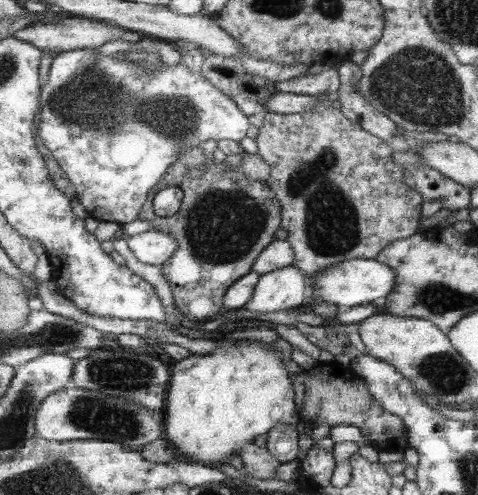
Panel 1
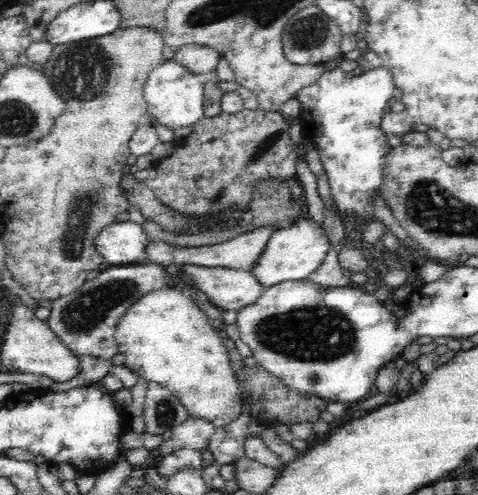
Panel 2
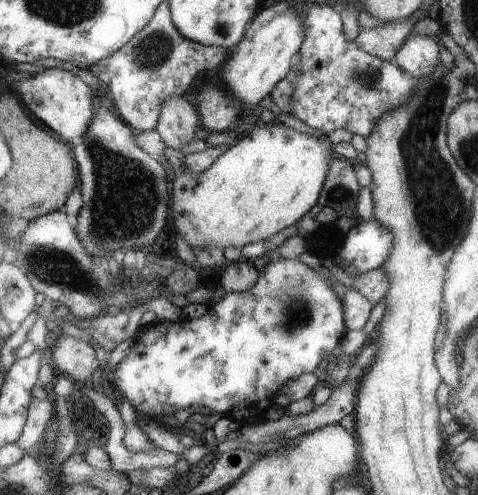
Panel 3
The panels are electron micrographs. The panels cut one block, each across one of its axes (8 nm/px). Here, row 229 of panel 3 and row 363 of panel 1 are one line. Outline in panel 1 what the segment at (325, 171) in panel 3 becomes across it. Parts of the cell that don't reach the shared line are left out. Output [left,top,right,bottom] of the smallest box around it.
[165,340,303,466]

